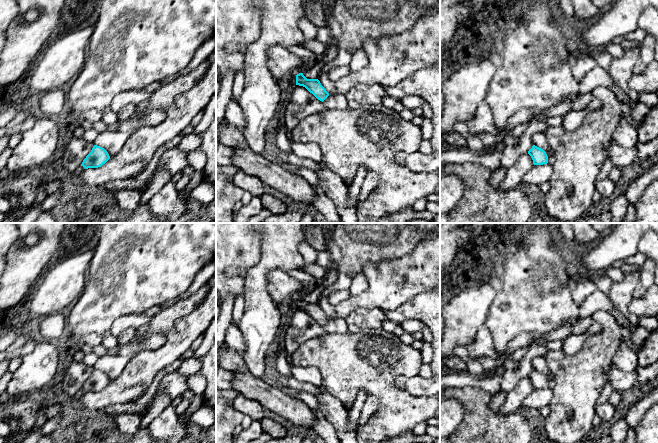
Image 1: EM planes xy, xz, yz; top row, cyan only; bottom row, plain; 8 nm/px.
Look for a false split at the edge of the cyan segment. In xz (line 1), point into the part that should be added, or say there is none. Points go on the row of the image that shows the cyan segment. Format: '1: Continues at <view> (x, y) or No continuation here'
1: No continuation here

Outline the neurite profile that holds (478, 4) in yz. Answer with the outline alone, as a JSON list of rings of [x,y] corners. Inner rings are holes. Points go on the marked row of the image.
[[[463,0],[463,3],[468,7],[475,7],[477,9],[480,9],[489,1],[491,0]]]

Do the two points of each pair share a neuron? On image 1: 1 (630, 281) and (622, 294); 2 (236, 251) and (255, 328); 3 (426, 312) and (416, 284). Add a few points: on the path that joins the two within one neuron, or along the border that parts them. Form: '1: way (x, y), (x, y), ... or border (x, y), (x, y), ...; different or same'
1: way (628, 284), (622, 291); same
2: way (255, 270), (255, 309); same
3: border (429, 289), (416, 293), (400, 306); different

